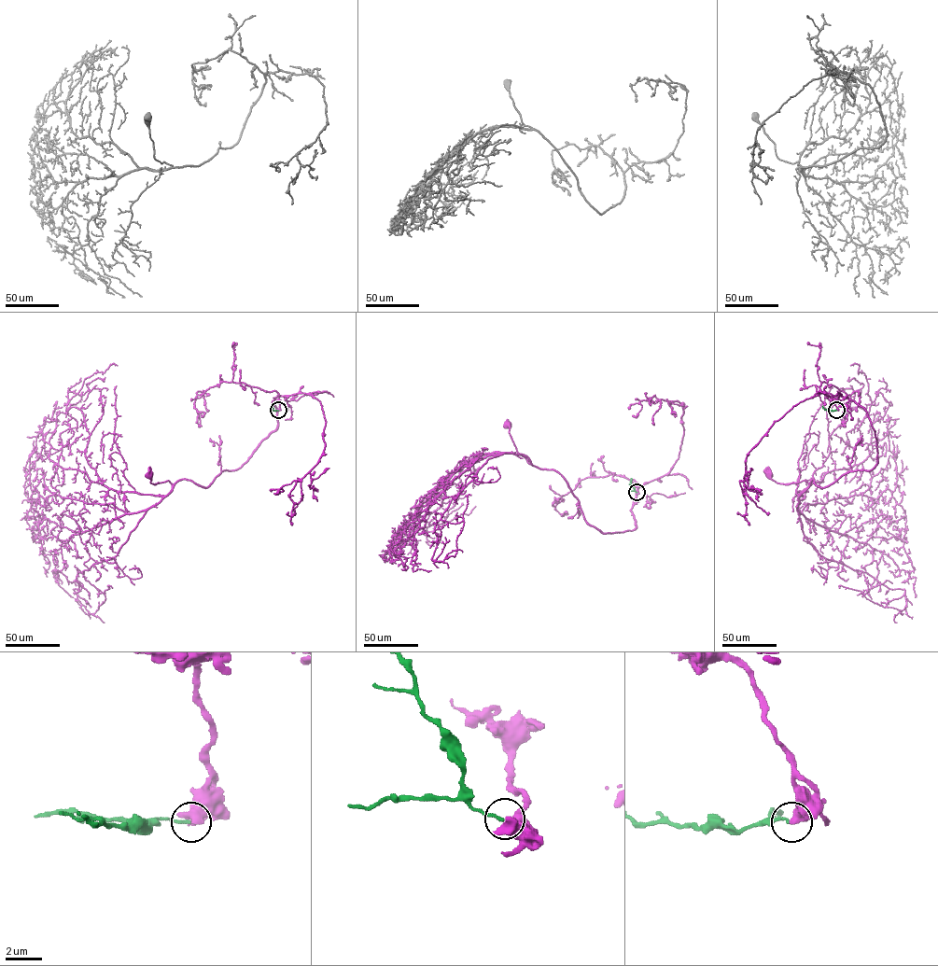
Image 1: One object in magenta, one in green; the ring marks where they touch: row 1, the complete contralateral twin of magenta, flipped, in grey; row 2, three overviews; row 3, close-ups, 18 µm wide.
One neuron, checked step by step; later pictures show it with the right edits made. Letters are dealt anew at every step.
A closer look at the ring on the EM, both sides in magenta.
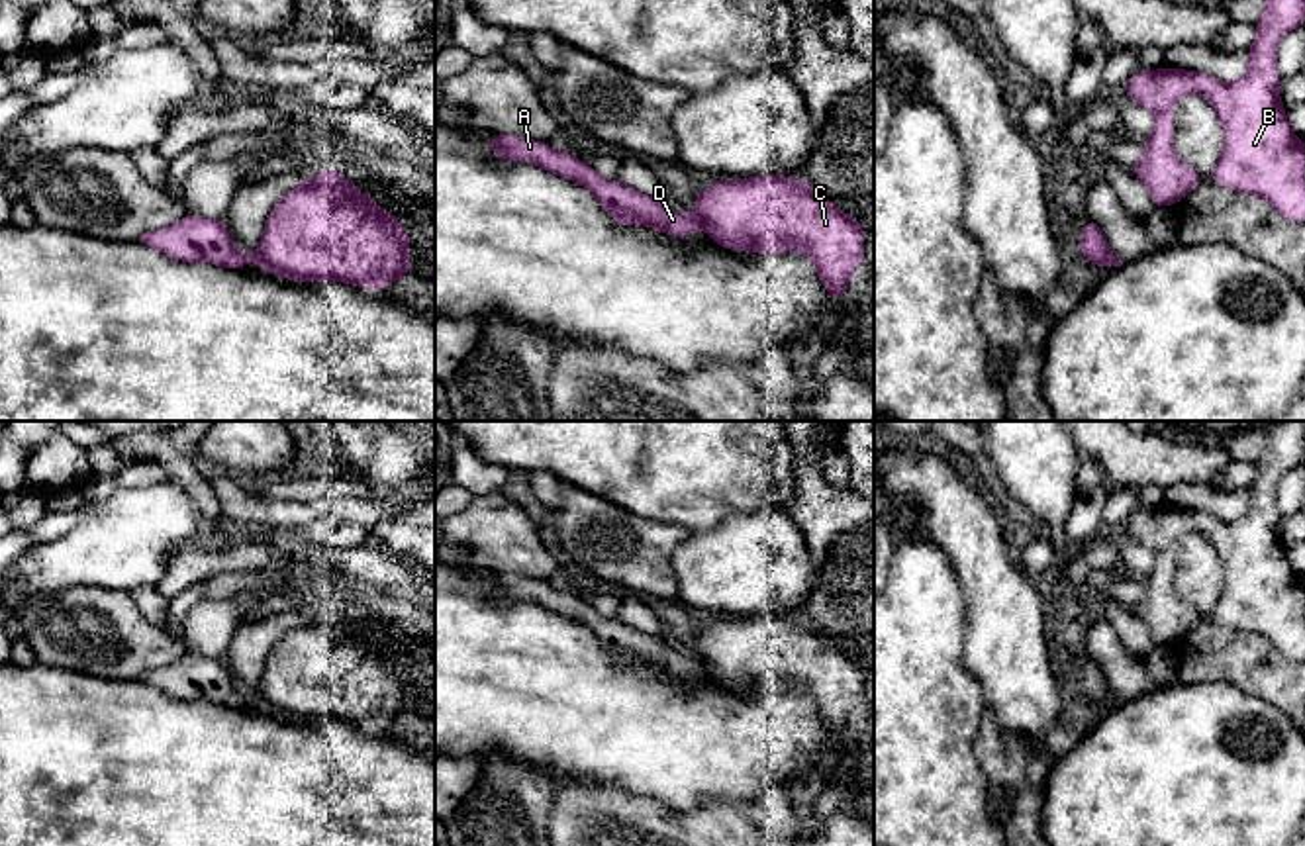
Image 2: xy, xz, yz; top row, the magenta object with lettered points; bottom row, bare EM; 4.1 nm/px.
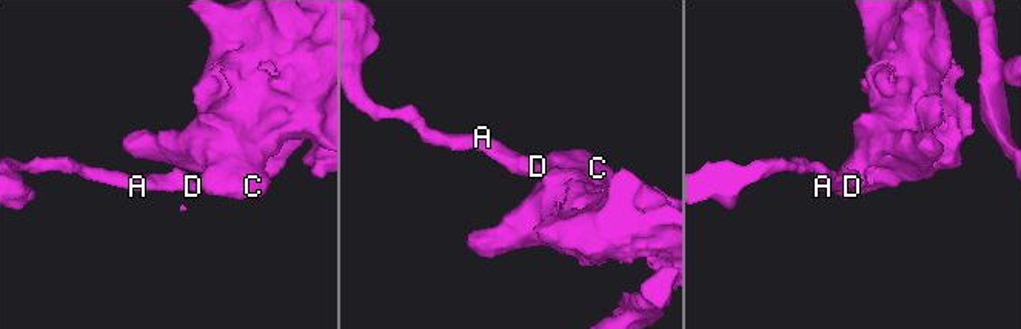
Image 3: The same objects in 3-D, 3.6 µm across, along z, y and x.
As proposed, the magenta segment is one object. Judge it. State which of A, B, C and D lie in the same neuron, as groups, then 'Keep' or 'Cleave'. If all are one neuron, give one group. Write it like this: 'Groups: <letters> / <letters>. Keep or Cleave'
Groups: A D / B C. Cleave

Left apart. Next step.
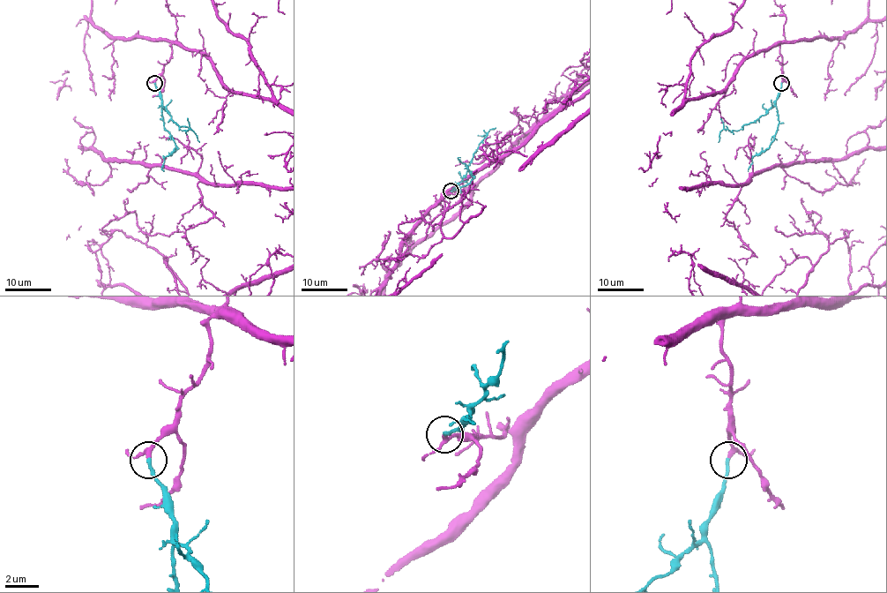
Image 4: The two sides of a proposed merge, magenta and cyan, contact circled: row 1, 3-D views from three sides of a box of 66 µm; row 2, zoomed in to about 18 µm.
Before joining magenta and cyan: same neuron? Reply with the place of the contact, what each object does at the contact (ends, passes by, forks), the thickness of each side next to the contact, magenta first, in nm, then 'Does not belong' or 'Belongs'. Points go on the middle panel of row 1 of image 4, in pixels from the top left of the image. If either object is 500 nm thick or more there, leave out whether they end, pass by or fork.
Place: (450, 191). At the ring magenta passes by. At the ring cyan ends. Thickness 200 nm (magenta) against 220 nm. Belongs

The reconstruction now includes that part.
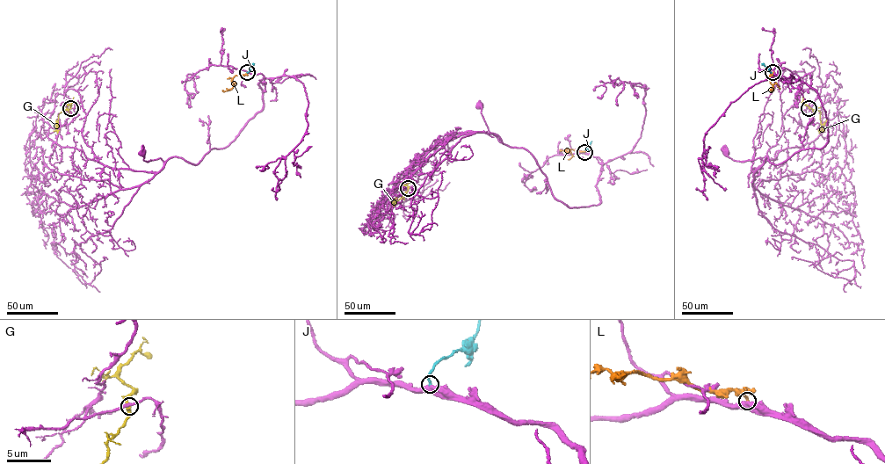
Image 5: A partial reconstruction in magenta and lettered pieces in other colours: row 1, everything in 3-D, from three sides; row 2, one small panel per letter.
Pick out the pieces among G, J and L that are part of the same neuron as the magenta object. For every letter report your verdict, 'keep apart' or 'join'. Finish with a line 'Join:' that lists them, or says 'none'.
G: keep apart
J: join
L: keep apart
Join: J

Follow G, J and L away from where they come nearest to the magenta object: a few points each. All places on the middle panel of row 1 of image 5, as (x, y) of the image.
G: (408, 188), (404, 195), (394, 201), (396, 198)
J: (583, 152), (591, 141)
L: (584, 153), (560, 148)

